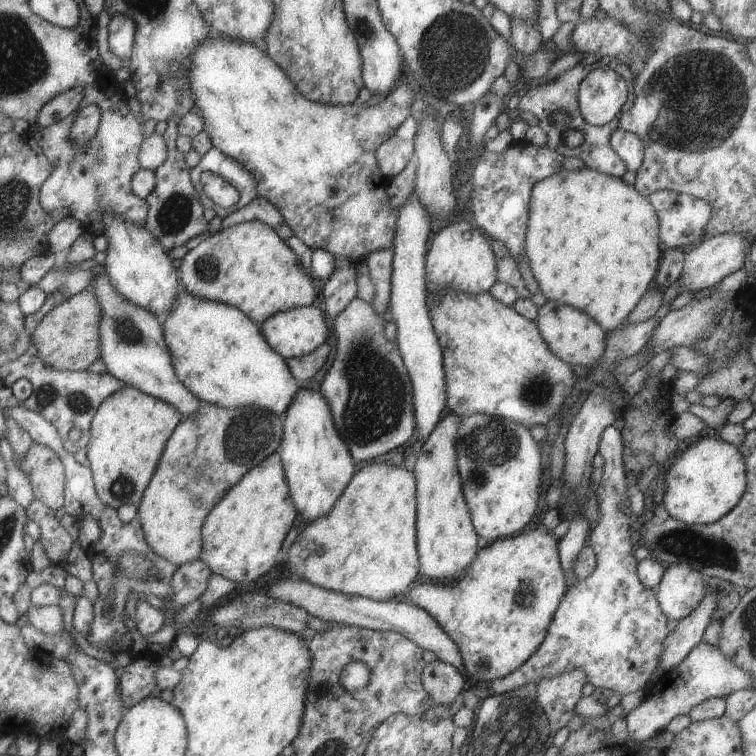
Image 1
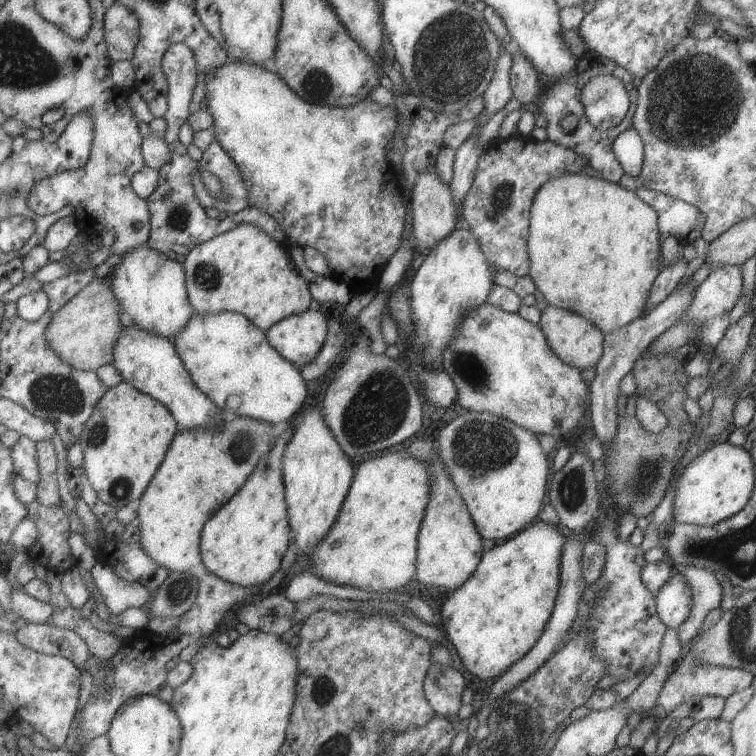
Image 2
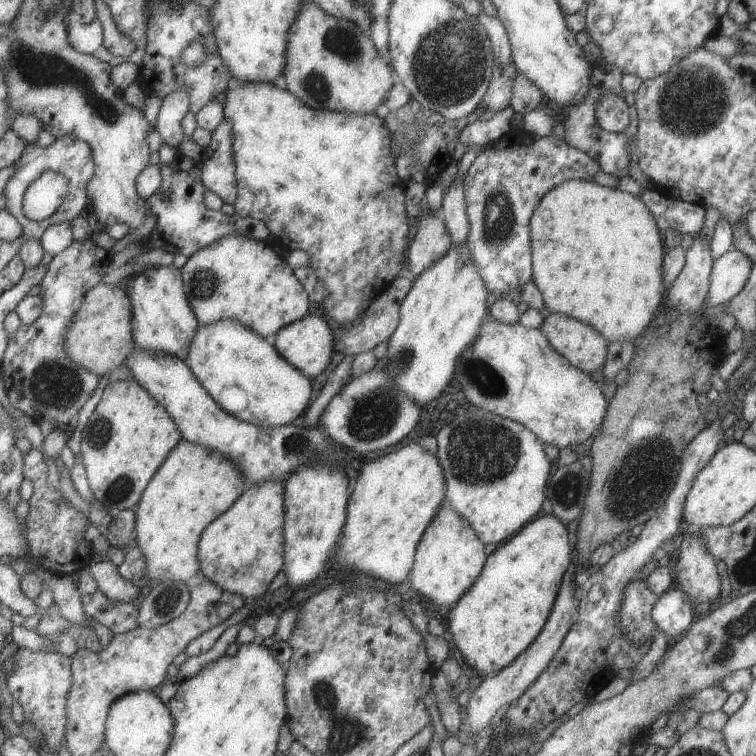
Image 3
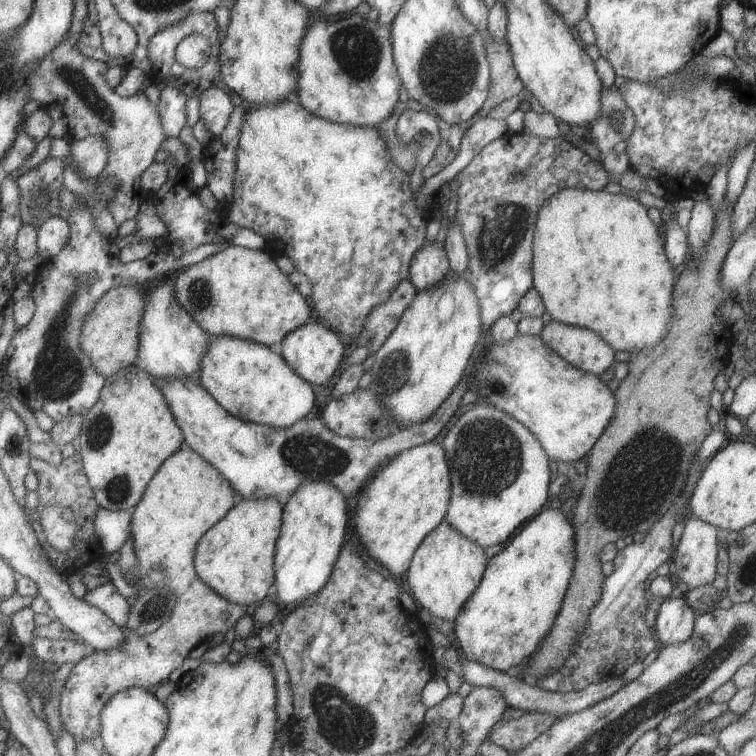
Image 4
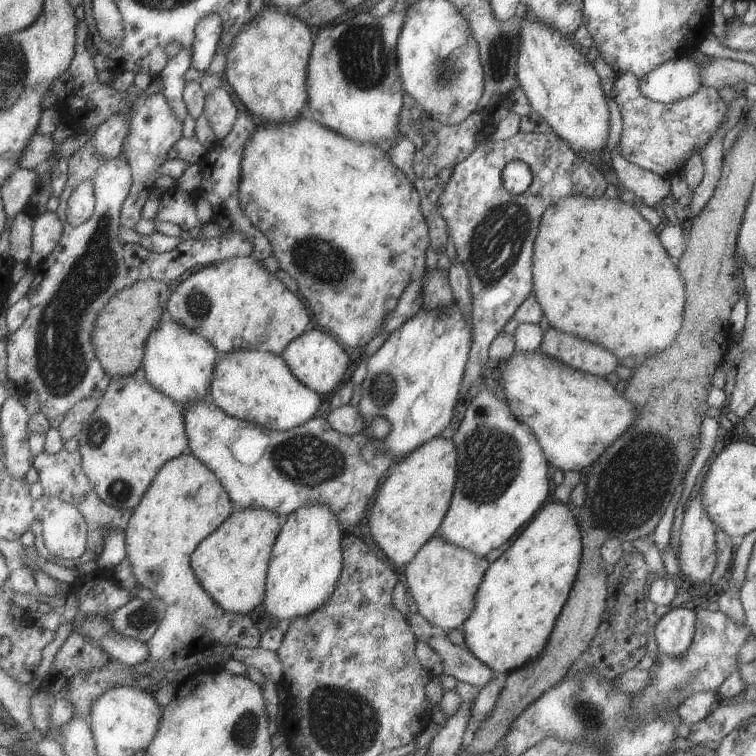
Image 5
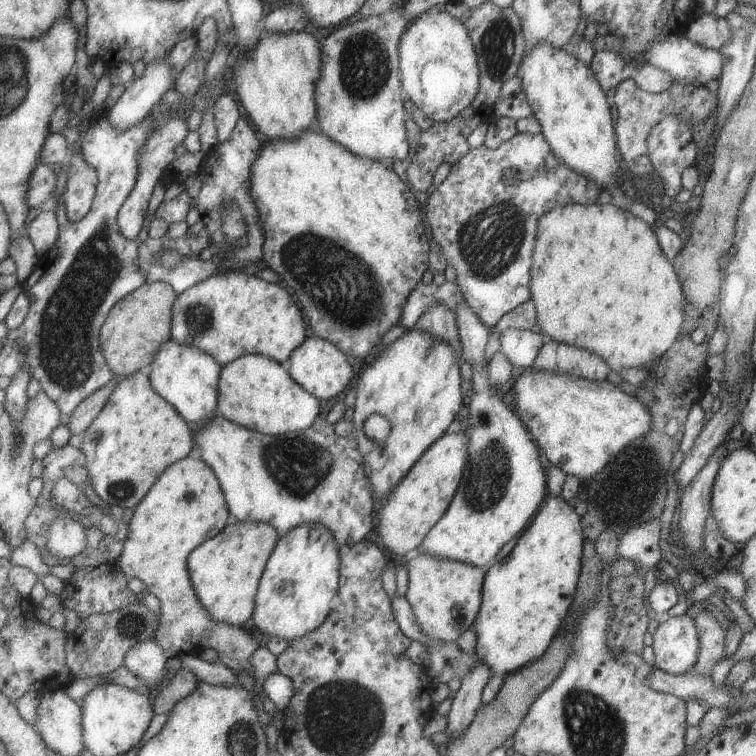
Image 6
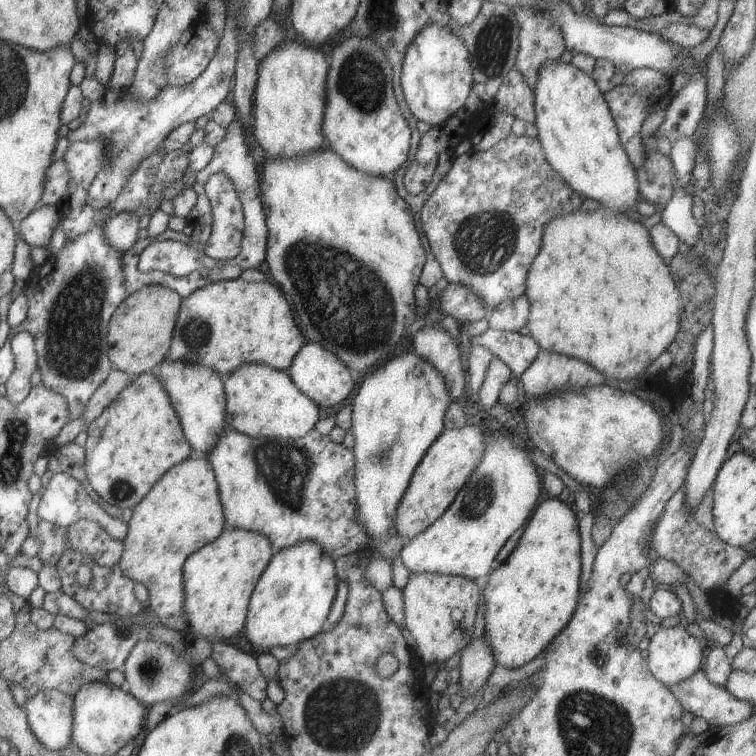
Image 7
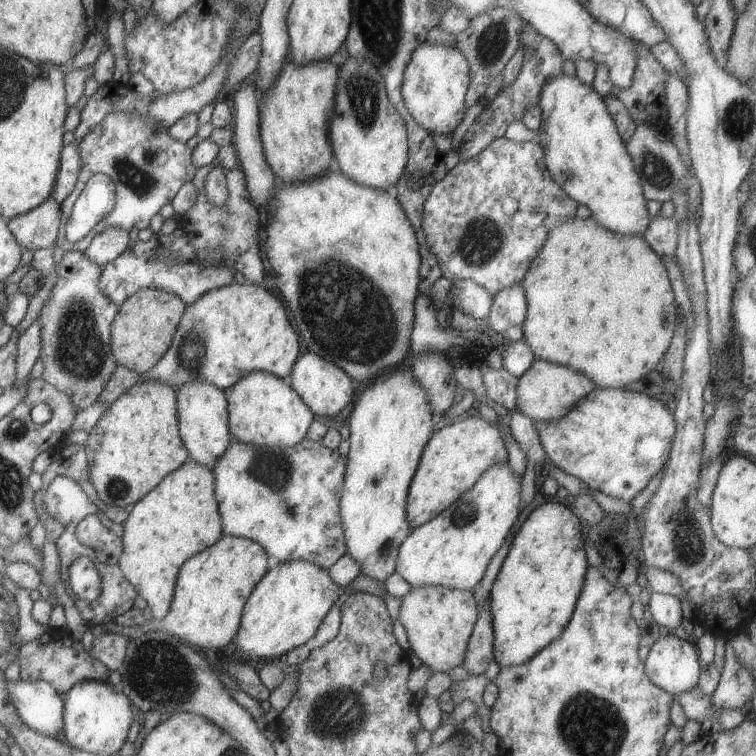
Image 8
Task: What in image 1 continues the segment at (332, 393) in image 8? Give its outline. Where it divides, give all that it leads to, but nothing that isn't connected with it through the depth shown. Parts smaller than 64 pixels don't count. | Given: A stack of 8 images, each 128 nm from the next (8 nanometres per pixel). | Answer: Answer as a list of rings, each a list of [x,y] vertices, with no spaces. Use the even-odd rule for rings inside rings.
[[[312,305],[290,308],[271,314],[259,328],[267,344],[284,359],[304,354],[309,354],[319,345],[325,343],[328,338],[327,326],[325,326],[324,314]]]

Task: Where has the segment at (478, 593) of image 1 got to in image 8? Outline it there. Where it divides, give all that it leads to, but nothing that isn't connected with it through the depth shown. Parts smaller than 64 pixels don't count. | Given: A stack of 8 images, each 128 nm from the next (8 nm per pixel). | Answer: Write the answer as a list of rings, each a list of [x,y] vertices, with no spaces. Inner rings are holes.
[[[554,499],[535,503],[522,516],[522,520],[523,524],[515,534],[488,594],[492,618],[492,655],[499,667],[527,662],[563,632],[575,608],[588,567],[583,551],[584,541],[579,531],[580,520],[569,505],[562,505]]]

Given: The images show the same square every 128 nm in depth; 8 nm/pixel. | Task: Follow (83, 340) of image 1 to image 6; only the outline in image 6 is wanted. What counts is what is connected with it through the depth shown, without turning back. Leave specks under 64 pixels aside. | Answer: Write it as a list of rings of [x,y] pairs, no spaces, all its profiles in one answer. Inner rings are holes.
[[[156,281],[144,283],[115,302],[99,330],[101,351],[114,376],[127,377],[148,369],[159,346],[170,339],[171,308],[175,298],[177,294],[169,284]]]

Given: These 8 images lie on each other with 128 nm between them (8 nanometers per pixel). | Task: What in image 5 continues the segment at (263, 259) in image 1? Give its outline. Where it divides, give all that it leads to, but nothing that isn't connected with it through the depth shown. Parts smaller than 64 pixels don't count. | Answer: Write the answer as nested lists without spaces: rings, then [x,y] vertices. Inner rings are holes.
[[[235,256],[196,268],[174,283],[167,300],[165,314],[175,324],[183,325],[187,330],[205,338],[220,354],[229,354],[233,350],[257,350],[280,356],[289,342],[295,340],[309,328],[309,312],[303,300],[297,294],[289,292],[273,273],[267,272],[263,263],[248,256]]]

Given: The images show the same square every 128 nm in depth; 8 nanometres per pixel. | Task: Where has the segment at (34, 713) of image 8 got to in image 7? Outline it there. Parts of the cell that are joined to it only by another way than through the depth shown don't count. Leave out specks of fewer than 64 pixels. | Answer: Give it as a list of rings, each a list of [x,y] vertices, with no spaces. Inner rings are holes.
[[[59,690],[27,695],[22,709],[33,736],[48,750],[63,750],[71,741],[73,699]]]

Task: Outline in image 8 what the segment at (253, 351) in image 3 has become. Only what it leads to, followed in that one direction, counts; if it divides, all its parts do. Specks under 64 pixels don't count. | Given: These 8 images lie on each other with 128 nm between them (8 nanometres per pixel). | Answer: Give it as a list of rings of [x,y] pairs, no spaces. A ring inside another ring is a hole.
[[[256,370],[224,390],[228,427],[233,439],[260,447],[290,447],[306,436],[313,422],[311,409],[281,377]]]

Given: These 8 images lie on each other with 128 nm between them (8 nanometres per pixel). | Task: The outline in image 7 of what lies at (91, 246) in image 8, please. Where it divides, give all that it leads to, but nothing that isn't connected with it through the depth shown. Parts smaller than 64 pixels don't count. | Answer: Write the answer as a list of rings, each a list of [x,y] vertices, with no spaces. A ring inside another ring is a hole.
[[[119,212],[117,216],[107,220],[101,228],[101,234],[105,242],[111,248],[117,248],[121,252],[127,251],[138,240],[139,217],[131,212]]]

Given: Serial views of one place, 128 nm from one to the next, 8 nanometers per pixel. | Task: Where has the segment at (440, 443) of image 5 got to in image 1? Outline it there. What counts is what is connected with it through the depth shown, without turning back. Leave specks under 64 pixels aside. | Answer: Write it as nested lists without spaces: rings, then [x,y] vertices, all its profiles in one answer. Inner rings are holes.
[[[369,464],[353,473],[334,505],[322,517],[305,522],[290,548],[277,554],[285,574],[307,581],[313,586],[349,596],[386,601],[403,596],[403,591],[419,573],[416,547],[415,485],[412,472],[386,464]]]

